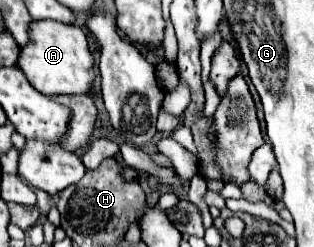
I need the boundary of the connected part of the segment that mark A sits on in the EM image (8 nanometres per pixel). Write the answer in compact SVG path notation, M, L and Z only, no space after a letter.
M33 21L29 25L29 43L21 47L17 67L27 75L29 83L43 95L81 95L93 85L93 55L81 27L59 21Z

